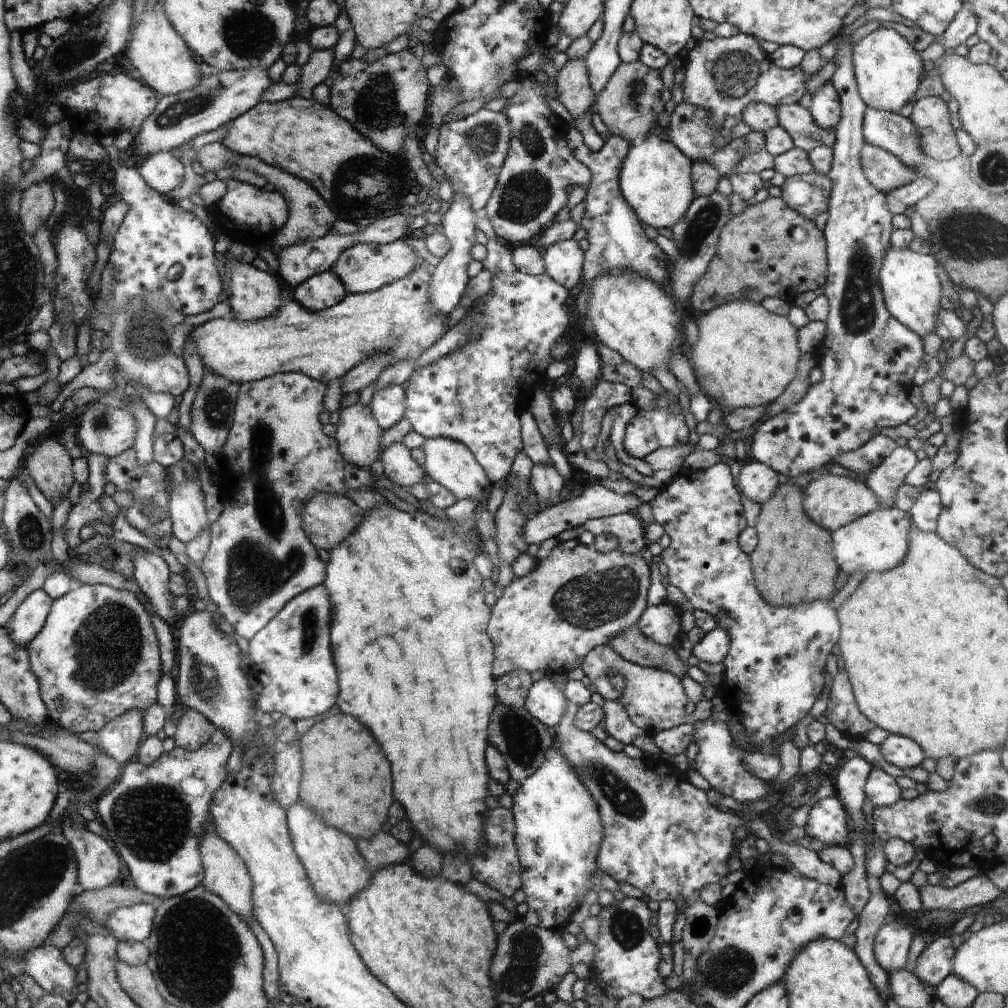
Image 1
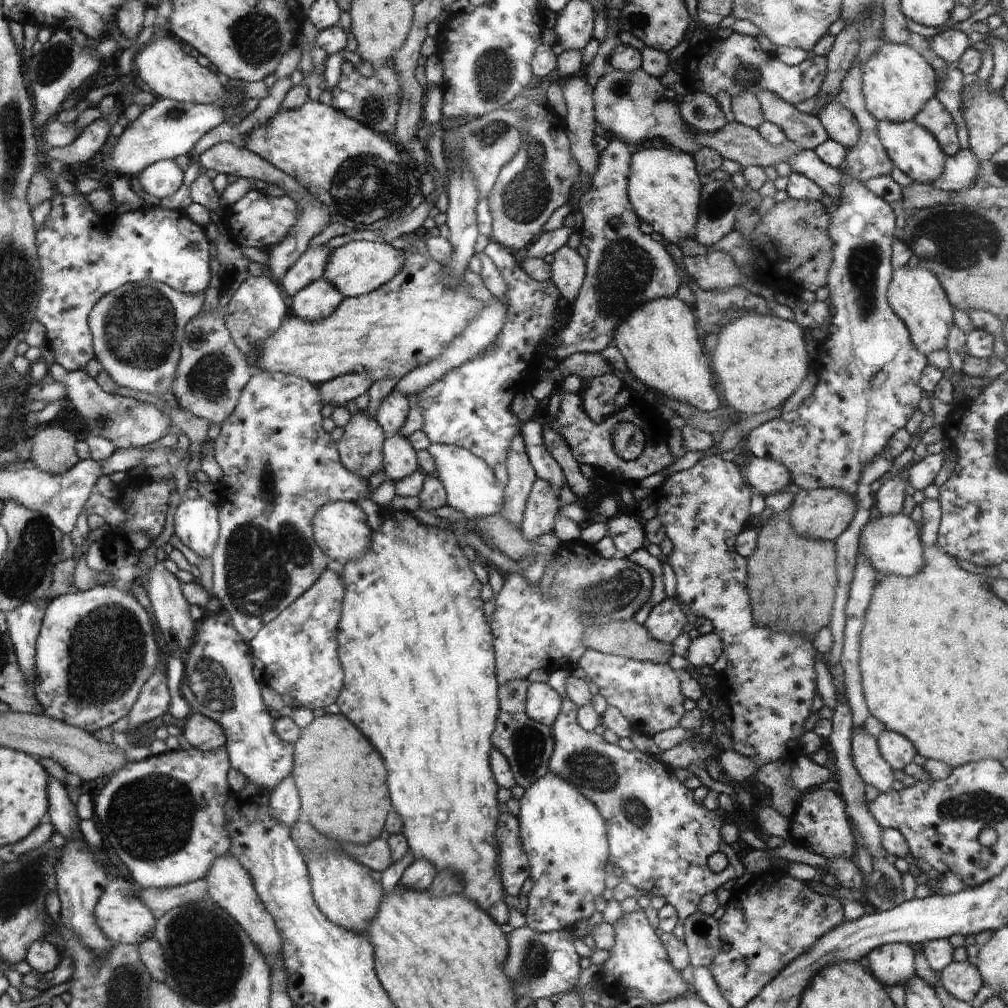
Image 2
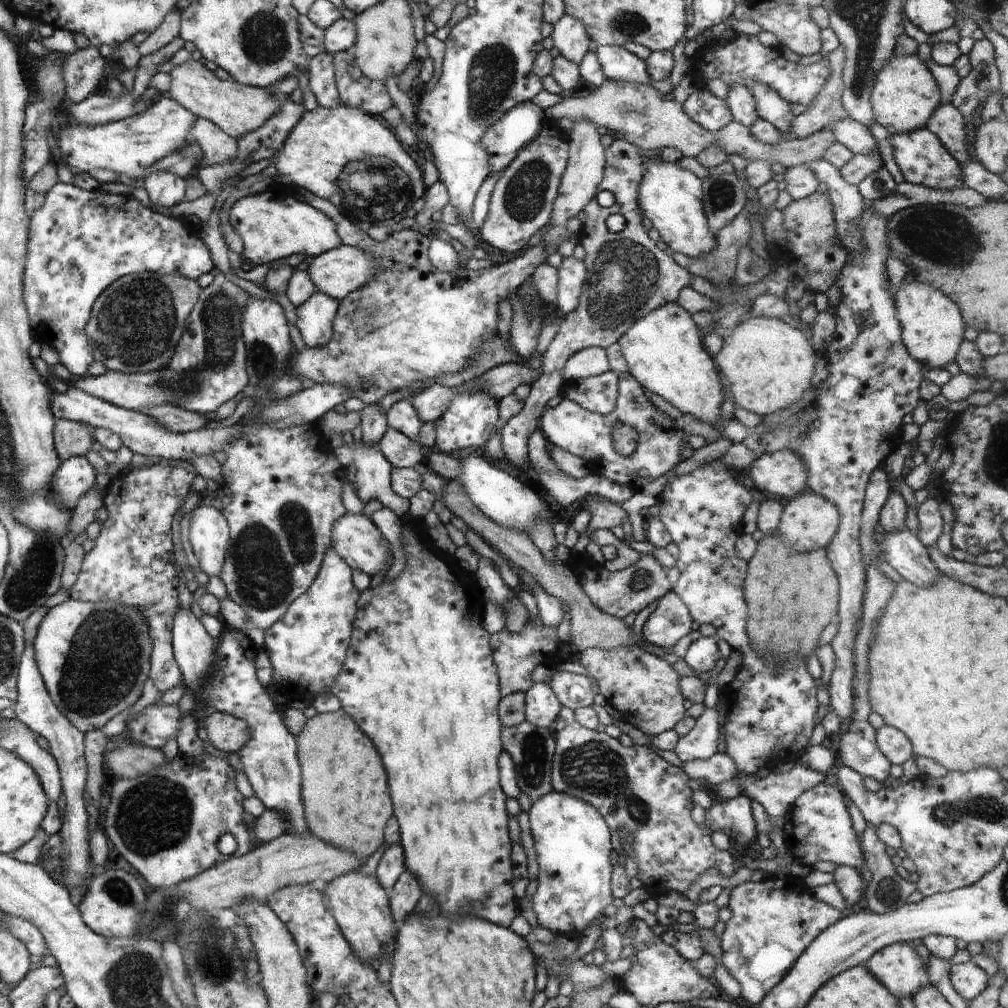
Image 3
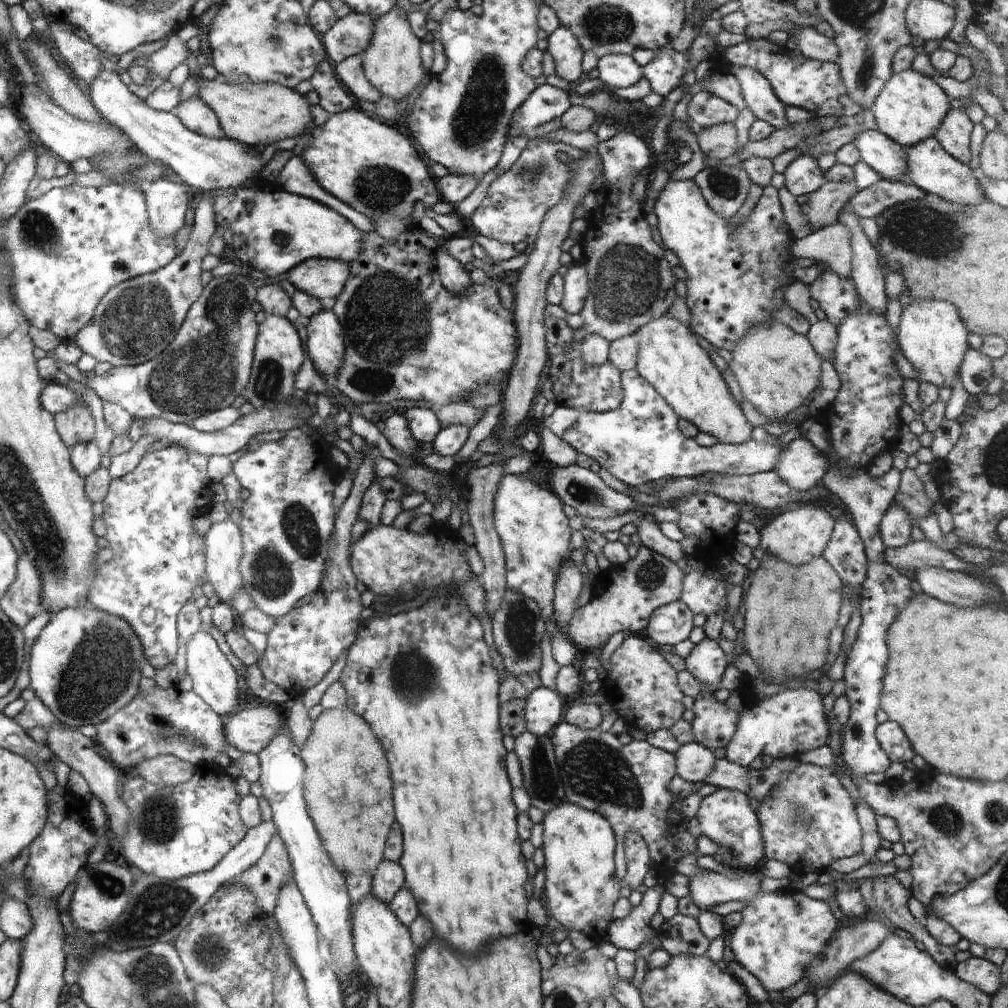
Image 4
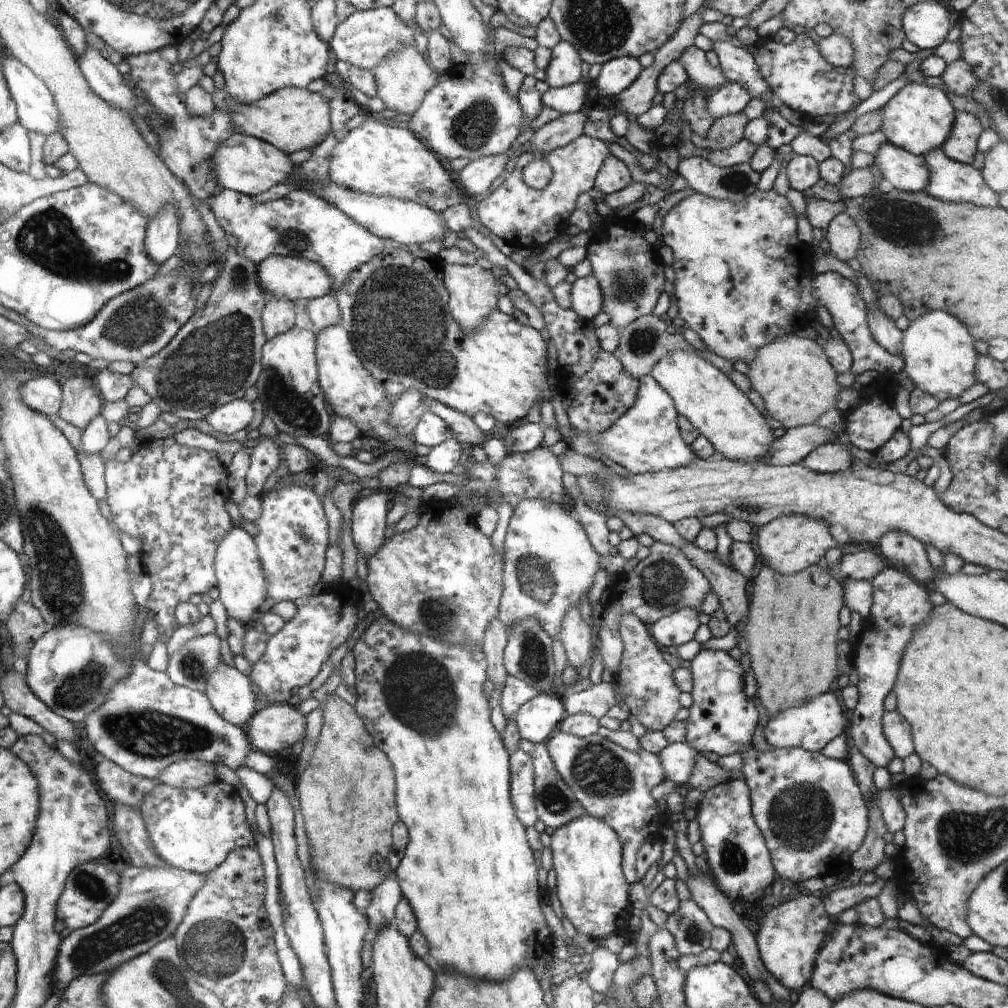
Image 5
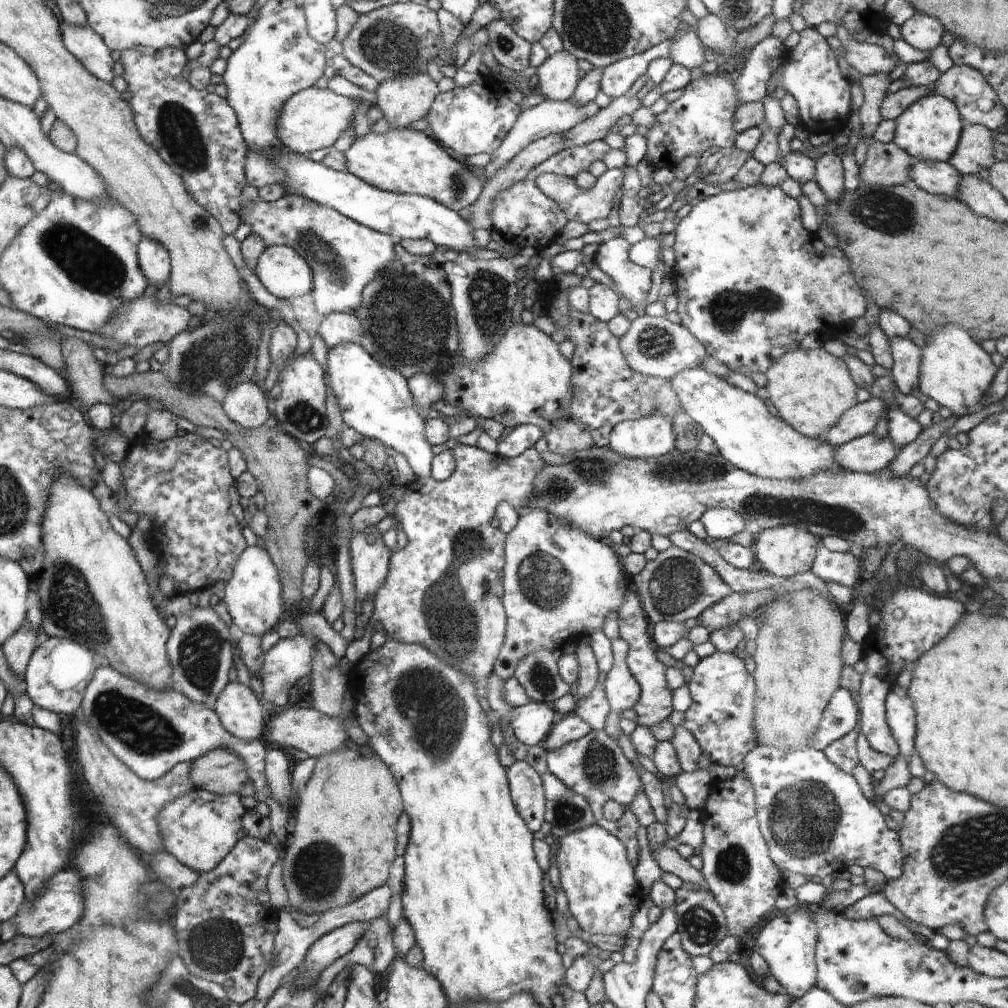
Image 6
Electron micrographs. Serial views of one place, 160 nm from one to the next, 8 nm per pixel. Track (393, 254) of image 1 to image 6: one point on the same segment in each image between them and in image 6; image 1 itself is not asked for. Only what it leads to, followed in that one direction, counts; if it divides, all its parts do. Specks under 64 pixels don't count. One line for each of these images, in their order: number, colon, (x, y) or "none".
2: (357, 268)
3: (337, 273)
4: (323, 278)
5: (293, 278)
6: (285, 274)

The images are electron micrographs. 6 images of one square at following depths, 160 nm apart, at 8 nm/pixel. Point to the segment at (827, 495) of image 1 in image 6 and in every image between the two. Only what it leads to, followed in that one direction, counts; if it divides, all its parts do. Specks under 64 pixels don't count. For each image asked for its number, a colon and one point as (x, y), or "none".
2: (823, 513)
3: (809, 521)
4: (797, 536)
5: (789, 544)
6: (786, 550)

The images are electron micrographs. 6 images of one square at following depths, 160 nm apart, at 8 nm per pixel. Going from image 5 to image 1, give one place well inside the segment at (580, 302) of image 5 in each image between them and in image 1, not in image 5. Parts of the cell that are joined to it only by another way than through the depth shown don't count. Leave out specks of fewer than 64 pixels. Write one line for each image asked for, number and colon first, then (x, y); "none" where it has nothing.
1: (563, 261)
2: (568, 270)
3: (572, 273)
4: (575, 287)

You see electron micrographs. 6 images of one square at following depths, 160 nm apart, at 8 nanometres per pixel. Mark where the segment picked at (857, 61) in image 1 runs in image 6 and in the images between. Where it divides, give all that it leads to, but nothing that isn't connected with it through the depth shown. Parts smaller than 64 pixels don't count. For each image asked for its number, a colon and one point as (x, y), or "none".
2: (896, 81)
3: (904, 96)
4: (909, 109)
5: (919, 118)
6: (930, 129)

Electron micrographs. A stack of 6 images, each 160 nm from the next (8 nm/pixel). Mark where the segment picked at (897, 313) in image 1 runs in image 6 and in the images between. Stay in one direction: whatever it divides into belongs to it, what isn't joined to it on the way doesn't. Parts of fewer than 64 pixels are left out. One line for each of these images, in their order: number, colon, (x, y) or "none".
2: (915, 295)
3: (933, 328)
4: (931, 336)
5: (940, 358)
6: (955, 370)

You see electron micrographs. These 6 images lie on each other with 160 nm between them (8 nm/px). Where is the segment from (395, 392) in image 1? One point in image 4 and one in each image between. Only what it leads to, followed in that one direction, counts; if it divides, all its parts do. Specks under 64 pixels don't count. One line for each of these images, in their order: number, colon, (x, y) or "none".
2: (392, 412)
3: (402, 416)
4: (422, 422)

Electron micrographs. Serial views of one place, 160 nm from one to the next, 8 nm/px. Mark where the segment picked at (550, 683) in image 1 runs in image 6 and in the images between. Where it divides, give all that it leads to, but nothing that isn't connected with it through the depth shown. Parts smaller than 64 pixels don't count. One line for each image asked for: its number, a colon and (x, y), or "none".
2: (543, 704)
3: (542, 708)
4: (543, 707)
5: (539, 718)
6: (531, 723)

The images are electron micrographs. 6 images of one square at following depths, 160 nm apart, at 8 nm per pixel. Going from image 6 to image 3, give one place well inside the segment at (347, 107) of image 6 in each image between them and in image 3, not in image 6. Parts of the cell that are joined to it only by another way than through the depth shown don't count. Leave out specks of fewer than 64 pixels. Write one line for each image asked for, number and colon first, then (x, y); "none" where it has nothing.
3: (236, 109)
4: (251, 113)
5: (292, 119)

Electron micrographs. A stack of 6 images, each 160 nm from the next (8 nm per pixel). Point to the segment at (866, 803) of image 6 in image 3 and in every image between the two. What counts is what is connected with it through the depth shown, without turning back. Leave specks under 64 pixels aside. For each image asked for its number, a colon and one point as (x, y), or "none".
3: (818, 827)
4: (809, 820)
5: (810, 809)

